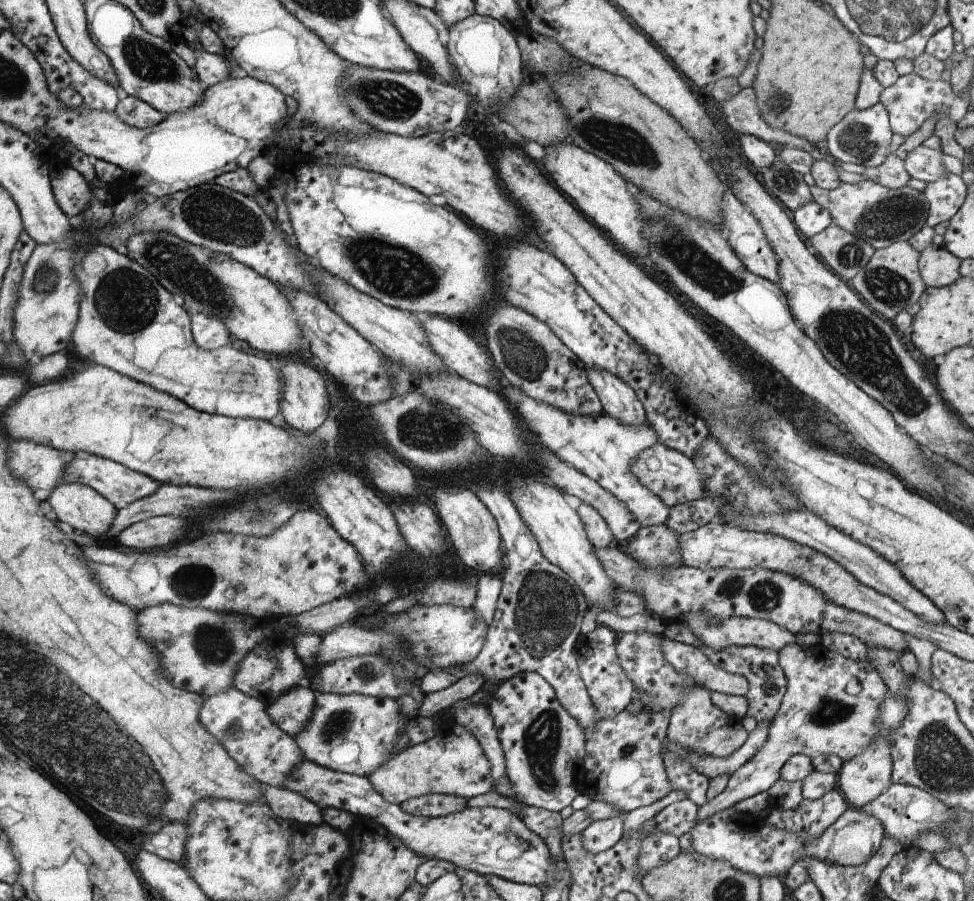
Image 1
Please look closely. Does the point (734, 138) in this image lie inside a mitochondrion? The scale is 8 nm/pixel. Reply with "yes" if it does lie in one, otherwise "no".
no

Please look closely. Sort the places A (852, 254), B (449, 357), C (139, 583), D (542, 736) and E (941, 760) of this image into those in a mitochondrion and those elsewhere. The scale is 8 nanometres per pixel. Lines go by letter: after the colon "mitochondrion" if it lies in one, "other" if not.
A: mitochondrion
B: other
C: other
D: mitochondrion
E: mitochondrion

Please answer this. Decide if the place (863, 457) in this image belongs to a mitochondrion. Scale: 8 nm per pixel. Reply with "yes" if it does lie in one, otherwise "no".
no

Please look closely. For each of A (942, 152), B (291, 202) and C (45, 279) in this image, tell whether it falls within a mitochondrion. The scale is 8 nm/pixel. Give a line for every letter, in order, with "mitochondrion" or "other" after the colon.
A: other
B: other
C: mitochondrion

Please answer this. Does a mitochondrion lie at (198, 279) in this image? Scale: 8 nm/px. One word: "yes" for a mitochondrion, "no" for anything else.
yes

